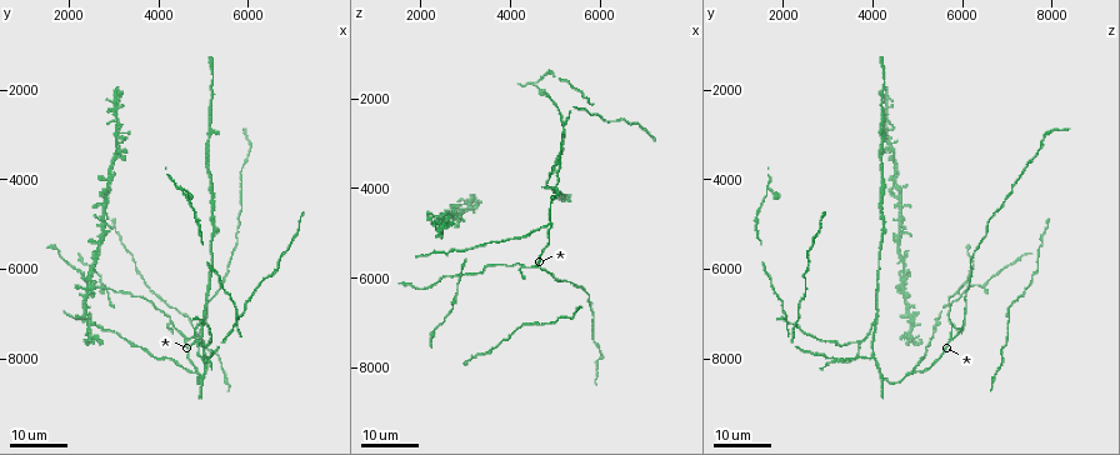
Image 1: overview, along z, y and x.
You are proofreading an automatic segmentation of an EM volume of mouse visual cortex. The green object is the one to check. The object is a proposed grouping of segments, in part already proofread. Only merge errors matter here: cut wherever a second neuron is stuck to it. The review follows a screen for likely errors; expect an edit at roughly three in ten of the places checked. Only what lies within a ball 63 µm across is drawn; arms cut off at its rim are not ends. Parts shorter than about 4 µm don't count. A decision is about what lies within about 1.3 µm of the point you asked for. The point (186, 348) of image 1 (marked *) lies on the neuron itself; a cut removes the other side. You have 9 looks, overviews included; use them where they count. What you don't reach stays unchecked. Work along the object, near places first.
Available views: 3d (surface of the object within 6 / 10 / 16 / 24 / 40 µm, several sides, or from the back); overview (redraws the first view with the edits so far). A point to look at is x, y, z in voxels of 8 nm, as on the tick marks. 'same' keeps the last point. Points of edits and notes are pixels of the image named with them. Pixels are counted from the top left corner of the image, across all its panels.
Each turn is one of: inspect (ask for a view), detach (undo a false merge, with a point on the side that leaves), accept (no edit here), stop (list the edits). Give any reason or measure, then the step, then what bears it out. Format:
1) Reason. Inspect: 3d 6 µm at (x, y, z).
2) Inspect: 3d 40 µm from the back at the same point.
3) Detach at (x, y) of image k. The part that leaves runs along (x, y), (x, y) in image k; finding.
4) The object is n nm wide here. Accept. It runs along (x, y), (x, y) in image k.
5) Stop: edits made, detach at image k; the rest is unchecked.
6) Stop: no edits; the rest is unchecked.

Three-way junction. Inspect: 3d 16 µm at (4600, 7550, 5800).

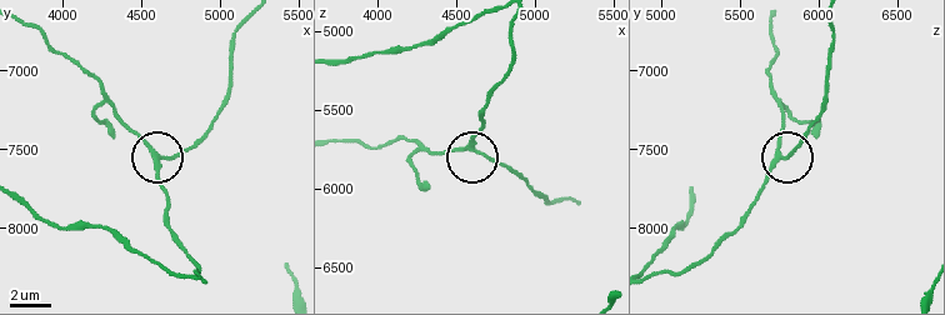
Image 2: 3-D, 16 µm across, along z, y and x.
Inspect: 3d 6 µm at (4640, 7560, 5760).

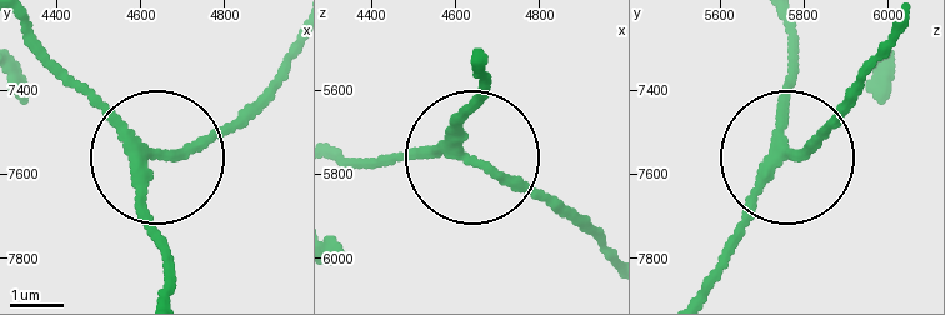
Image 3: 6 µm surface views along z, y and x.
The object is 200 nm wide here. Accept. It runs along (470, 106), (461, 146), (574, 223) in image 3; all the same neuron.

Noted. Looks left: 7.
Inspect: 3d 24 µm at (4900, 8350, 4850).

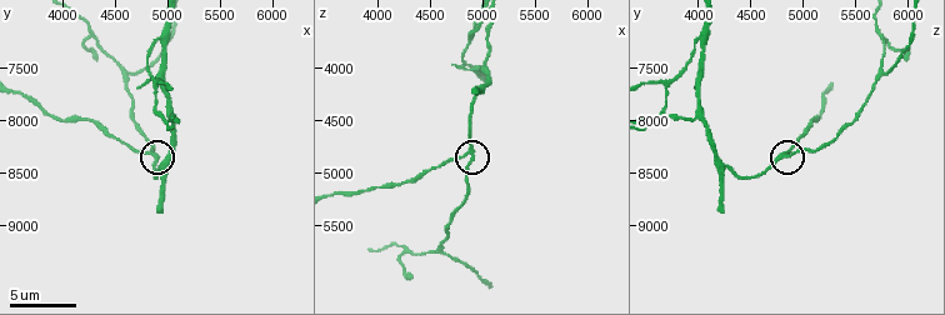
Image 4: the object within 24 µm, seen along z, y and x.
Inspect: 3d 6 µm at (4820, 8300, 4800).

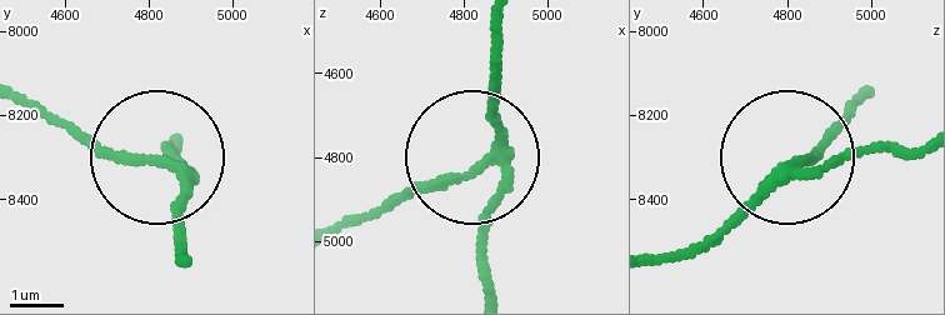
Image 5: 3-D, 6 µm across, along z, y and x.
The side arm is 68 µm long. Accept. It runs along (489, 294), (489, 70) in image 5; all the same neuron.

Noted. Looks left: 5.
Two arms in line, one across. Inspect: 3d 10 µm at (4940, 7220, 4020).

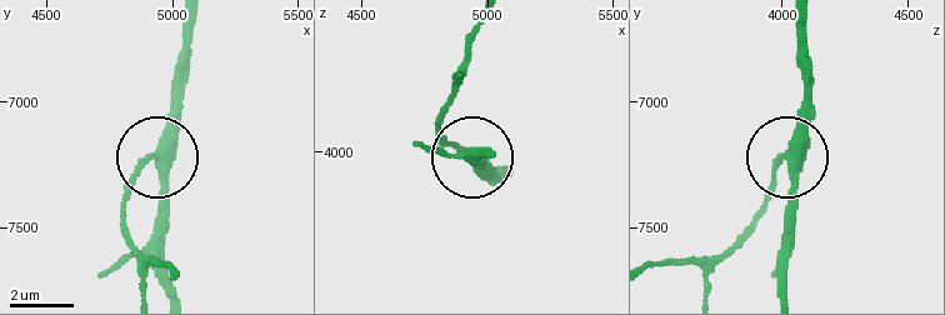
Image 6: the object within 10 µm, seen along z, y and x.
3 arms meet here. Accept. Continuous, no second neuron.

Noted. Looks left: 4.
Two arms in line, one across. Inspect: 3d 10 µm at (5000, 8000, 3560).

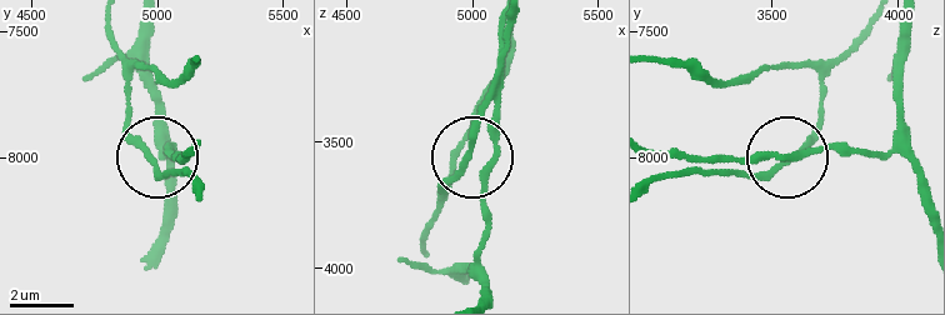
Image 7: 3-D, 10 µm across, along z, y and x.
Inspect: 3d 6 µm at (4960, 8000, 3570).

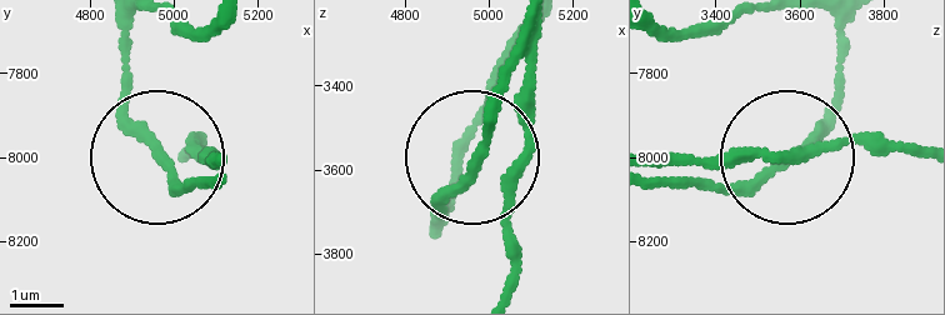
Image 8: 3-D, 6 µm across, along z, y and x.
The object is 160 nm wide here. Accept. All the same neuron.

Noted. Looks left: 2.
Stop: no edits; the rest is unchecked.

